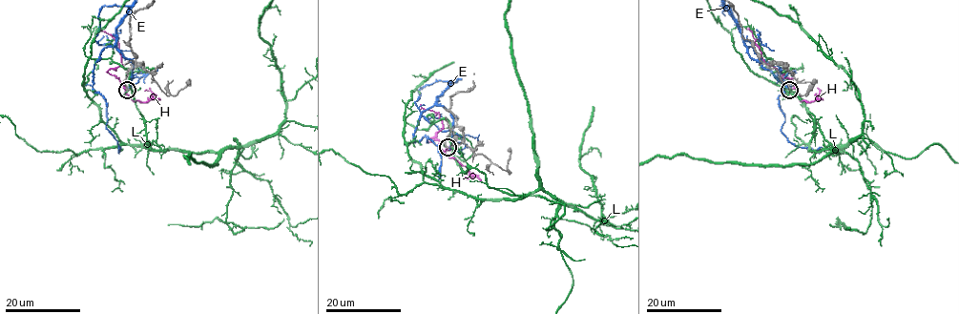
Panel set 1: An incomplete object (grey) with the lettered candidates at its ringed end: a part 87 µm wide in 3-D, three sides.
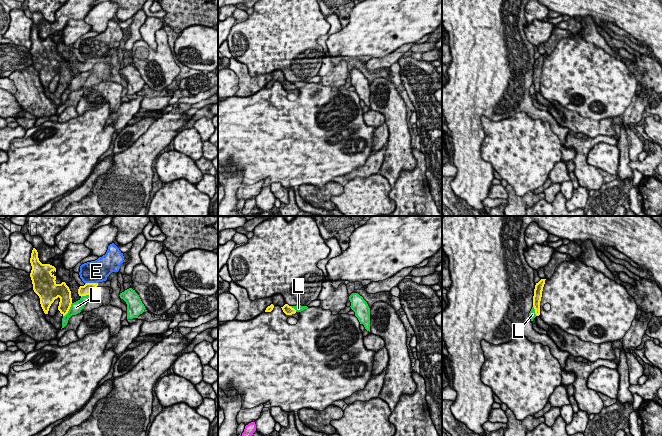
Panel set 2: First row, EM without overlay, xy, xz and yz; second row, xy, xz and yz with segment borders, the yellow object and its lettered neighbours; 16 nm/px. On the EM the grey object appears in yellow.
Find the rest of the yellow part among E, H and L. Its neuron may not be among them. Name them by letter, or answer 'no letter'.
no letter

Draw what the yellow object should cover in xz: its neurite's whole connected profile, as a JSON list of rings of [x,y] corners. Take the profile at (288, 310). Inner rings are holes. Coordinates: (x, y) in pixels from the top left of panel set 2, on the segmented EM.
[[[276,294],[272,297],[273,299],[273,305],[274,306],[280,306],[283,310],[283,312],[286,314],[286,315],[292,315],[292,314],[295,314],[296,313],[296,310],[294,308],[292,308],[291,306],[289,306],[282,295],[280,294]]]

